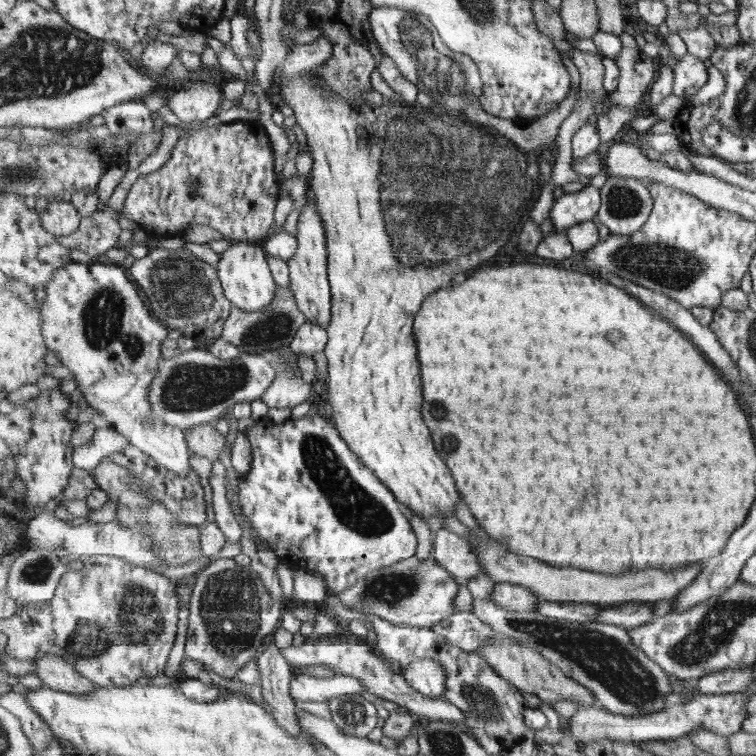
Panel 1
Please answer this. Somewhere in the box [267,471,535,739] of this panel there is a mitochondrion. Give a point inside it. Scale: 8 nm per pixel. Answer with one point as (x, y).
(390, 589)

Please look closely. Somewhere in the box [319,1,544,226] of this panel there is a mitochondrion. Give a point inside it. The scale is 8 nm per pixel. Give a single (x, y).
(451, 78)

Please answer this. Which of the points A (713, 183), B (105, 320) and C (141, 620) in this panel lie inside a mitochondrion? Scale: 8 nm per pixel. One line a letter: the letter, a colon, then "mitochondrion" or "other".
A: other
B: mitochondrion
C: mitochondrion

